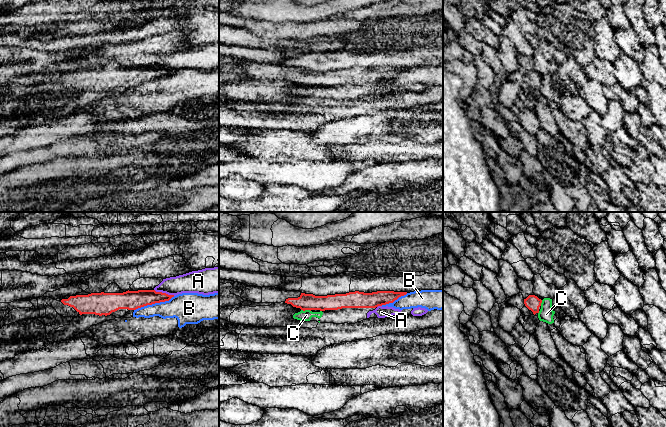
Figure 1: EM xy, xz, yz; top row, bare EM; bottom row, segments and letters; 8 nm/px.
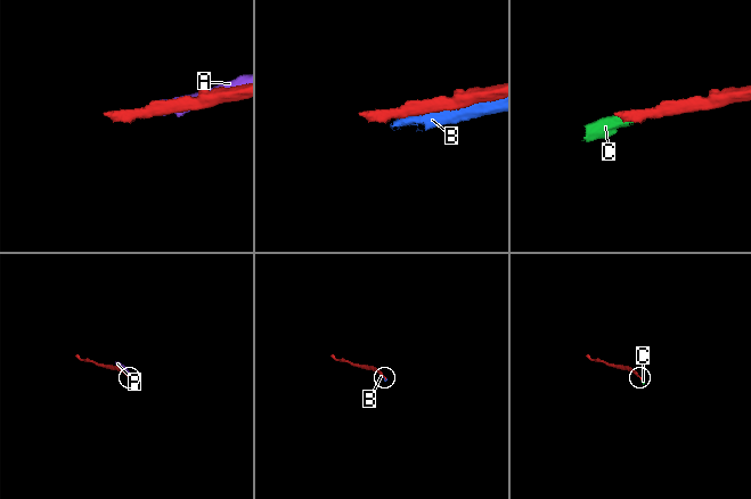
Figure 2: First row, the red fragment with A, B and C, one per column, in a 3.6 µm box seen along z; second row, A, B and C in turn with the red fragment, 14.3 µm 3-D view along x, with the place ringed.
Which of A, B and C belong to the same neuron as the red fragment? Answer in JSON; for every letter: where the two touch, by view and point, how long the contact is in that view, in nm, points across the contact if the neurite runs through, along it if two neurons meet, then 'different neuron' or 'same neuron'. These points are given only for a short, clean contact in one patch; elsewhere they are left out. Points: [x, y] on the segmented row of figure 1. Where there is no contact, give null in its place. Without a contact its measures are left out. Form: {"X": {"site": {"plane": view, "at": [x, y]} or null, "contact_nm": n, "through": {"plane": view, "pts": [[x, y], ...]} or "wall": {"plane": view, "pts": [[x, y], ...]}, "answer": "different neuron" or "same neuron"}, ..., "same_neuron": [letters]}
{"A": {"site": {"plane": "xy", "at": [164, 293]}, "contact_nm": 180, "answer": "different neuron"}, "B": {"site": {"plane": "xy", "at": [154, 303]}, "contact_nm": 340, "answer": "different neuron"}, "C": {"site": {"plane": "xz", "at": [306, 309]}, "contact_nm": 80, "wall": {"plane": "xz", "pts": [[301, 309], [310, 311]]}, "answer": "different neuron"}, "same_neuron": []}

